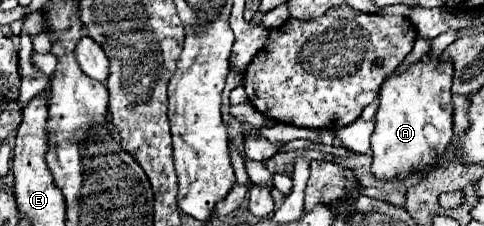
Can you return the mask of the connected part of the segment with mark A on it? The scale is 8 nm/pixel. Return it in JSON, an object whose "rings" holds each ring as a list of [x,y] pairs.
{"rings":[[[426,52],[418,62],[410,64],[410,68],[390,74],[384,78],[378,94],[378,110],[376,110],[376,128],[372,132],[372,174],[380,180],[400,180],[404,182],[406,176],[410,176],[412,170],[428,170],[438,156],[446,150],[446,146],[452,140],[452,74],[454,66],[450,60],[442,60]]]}

